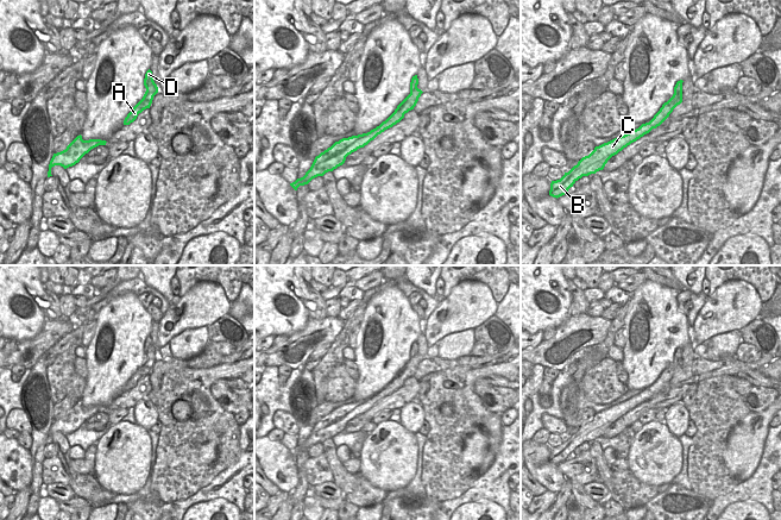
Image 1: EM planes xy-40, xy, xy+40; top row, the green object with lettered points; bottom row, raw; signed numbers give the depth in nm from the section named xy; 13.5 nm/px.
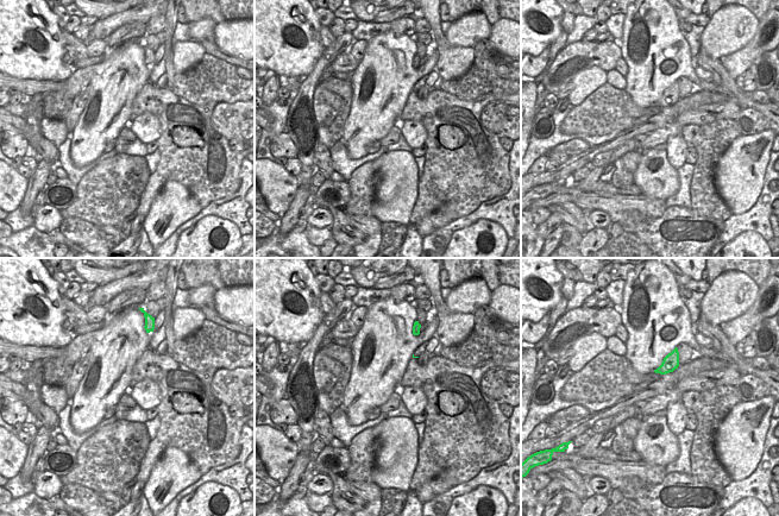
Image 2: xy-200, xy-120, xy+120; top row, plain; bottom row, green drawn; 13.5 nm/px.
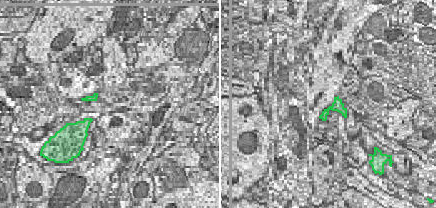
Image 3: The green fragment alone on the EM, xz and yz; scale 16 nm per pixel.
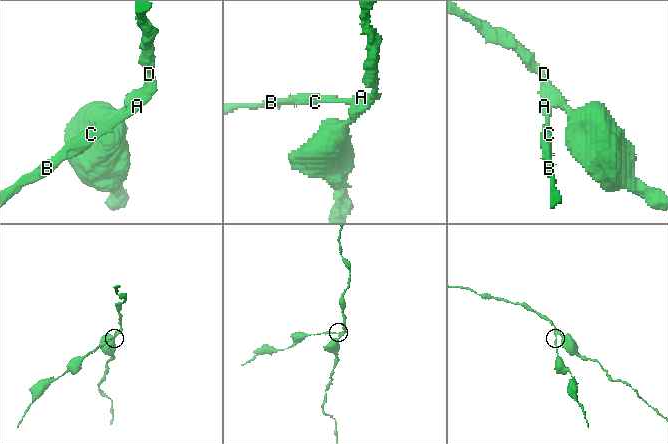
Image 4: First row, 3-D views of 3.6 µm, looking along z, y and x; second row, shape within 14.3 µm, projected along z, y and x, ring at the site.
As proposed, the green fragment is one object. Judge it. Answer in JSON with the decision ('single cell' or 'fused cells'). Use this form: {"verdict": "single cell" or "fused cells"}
{"verdict": "fused cells"}

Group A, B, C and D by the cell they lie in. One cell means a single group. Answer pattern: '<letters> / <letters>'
A D / B C

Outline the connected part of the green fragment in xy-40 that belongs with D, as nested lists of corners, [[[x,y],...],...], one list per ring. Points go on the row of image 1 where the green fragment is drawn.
[[[150,69],[145,74],[144,86],[146,88],[146,92],[143,99],[127,114],[127,117],[124,120],[124,125],[130,125],[137,119],[139,113],[141,113],[146,108],[150,108],[153,96],[158,93],[158,87],[153,81],[152,71]]]

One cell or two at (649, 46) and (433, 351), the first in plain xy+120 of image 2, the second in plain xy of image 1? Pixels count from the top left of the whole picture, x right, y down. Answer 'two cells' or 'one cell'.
two cells

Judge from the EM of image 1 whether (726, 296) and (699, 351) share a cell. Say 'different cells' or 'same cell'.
different cells

